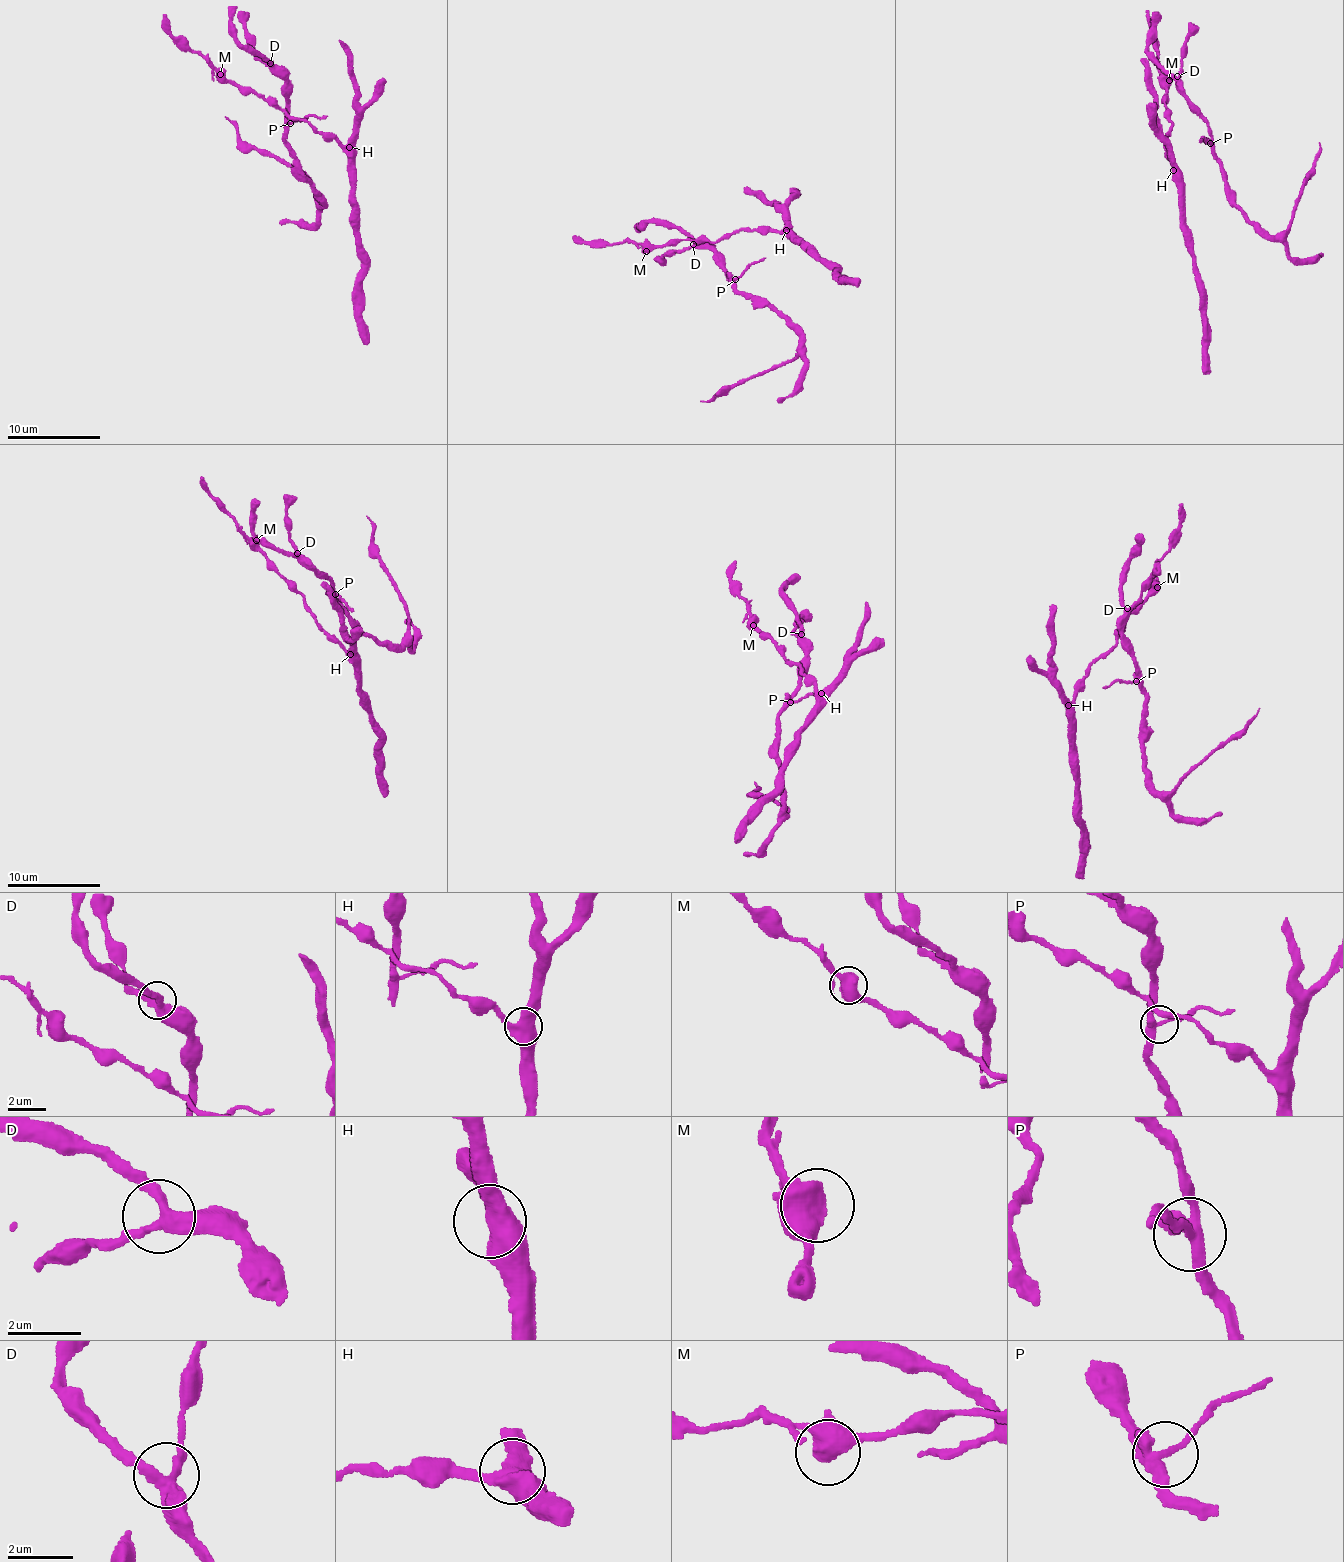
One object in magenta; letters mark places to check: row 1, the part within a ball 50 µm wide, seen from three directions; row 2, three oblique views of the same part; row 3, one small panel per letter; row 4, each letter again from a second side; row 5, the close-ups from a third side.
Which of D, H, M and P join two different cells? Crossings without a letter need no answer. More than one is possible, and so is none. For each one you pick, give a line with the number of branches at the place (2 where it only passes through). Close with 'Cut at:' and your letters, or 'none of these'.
Cut at: none of these

